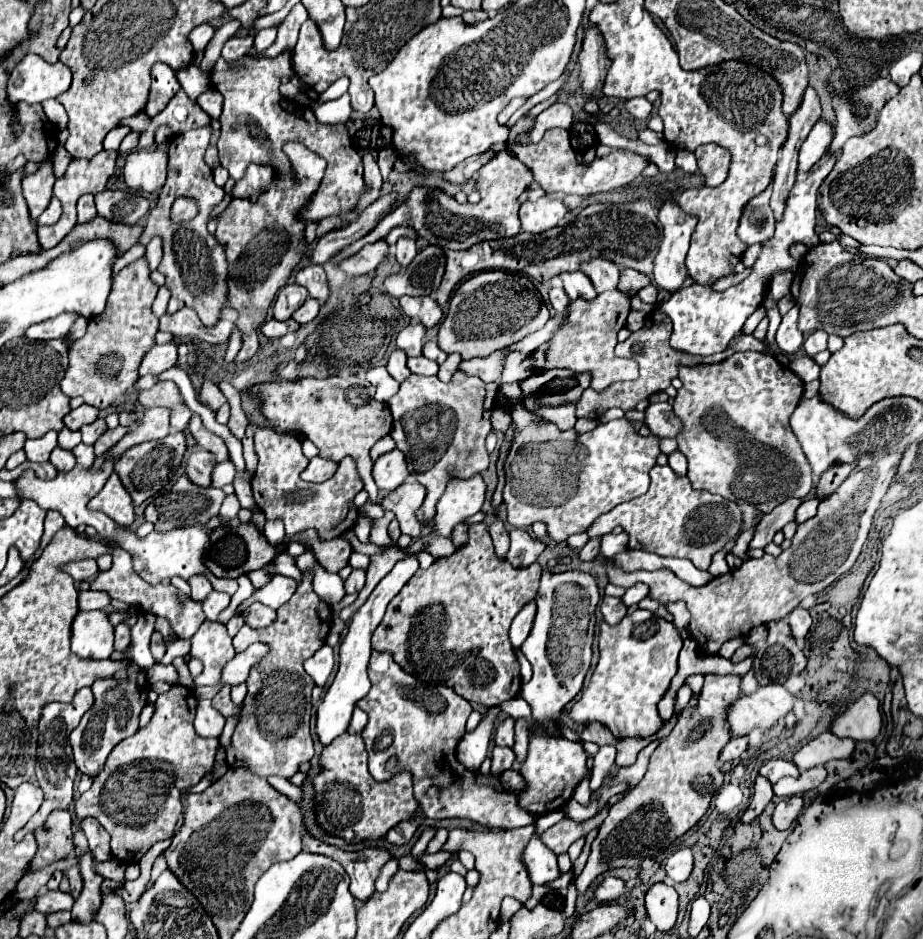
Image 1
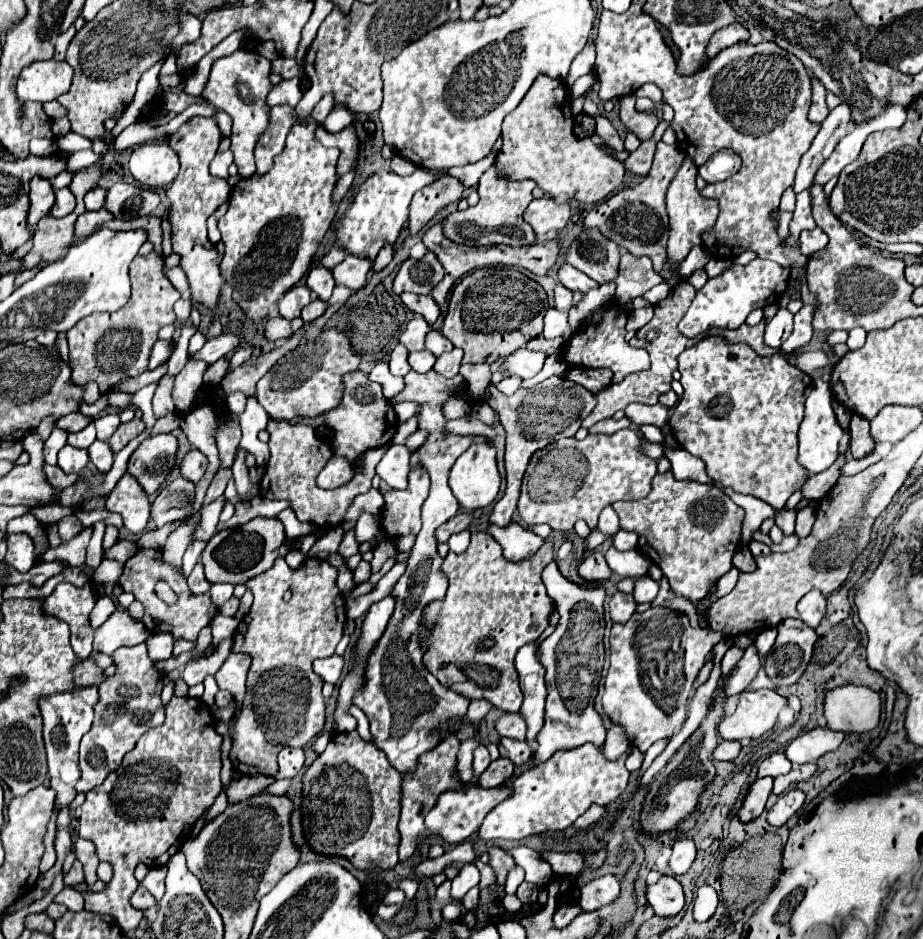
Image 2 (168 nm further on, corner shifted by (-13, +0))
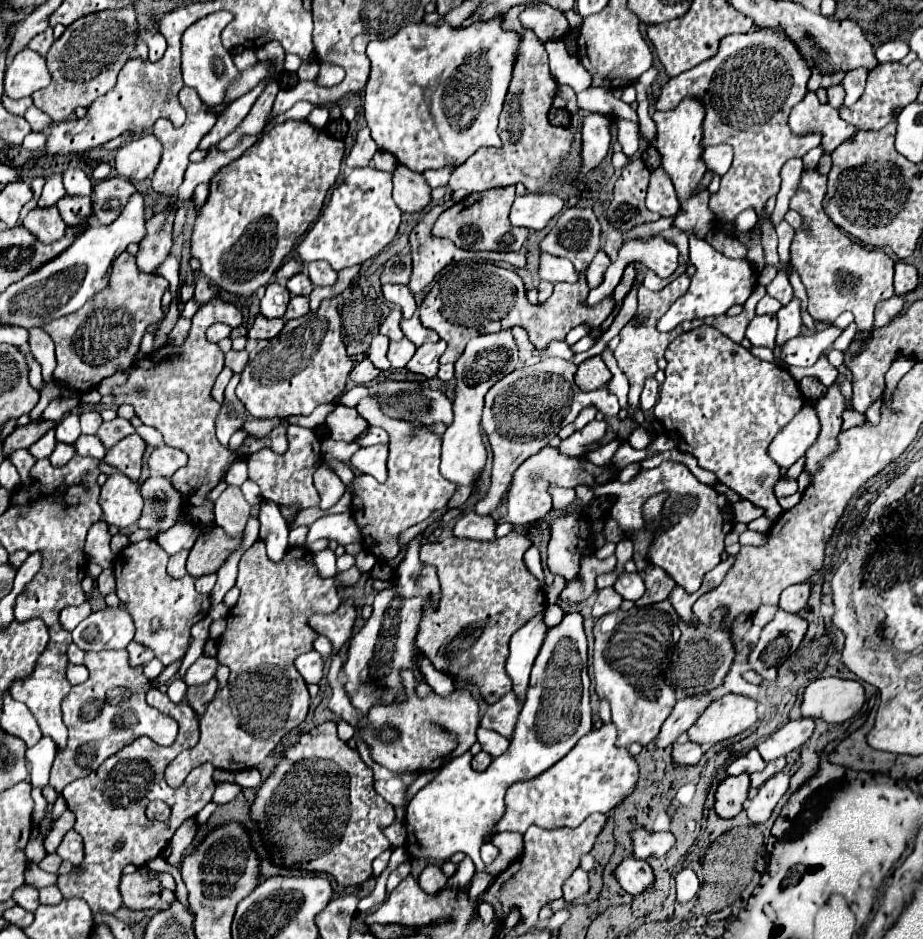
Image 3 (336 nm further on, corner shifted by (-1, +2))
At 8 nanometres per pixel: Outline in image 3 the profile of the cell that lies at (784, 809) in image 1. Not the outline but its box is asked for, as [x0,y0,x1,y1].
[746,773,788,823]

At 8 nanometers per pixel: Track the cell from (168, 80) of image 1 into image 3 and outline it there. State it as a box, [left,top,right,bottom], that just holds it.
[142,29,166,63]

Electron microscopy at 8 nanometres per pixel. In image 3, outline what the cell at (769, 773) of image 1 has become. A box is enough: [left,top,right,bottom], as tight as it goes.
[726,749,766,775]

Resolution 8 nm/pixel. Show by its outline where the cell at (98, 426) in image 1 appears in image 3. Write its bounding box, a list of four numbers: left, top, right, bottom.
[80,411,102,435]

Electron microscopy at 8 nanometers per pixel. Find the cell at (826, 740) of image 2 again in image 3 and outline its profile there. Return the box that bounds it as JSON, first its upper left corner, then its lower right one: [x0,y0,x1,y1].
[758,719,814,761]

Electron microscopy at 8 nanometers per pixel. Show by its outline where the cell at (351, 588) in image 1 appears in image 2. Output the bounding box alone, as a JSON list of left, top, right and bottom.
[352,561,370,585]

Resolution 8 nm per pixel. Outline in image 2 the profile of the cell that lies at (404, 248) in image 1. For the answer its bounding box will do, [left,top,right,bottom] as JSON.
[408,177,464,235]

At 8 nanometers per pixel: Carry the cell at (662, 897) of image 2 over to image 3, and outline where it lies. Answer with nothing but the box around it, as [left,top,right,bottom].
[614,857,654,897]

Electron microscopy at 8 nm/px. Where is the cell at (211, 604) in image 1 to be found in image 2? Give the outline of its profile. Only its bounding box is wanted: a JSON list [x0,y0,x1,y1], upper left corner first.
[210,585,234,607]

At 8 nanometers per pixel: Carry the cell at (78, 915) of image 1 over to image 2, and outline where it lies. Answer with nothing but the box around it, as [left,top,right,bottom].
[74,839,98,883]

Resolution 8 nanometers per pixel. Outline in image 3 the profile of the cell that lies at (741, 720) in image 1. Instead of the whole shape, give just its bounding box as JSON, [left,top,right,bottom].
[688,693,758,743]

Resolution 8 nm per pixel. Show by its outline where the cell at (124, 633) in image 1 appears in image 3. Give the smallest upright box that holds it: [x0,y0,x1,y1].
[50,651,178,793]

